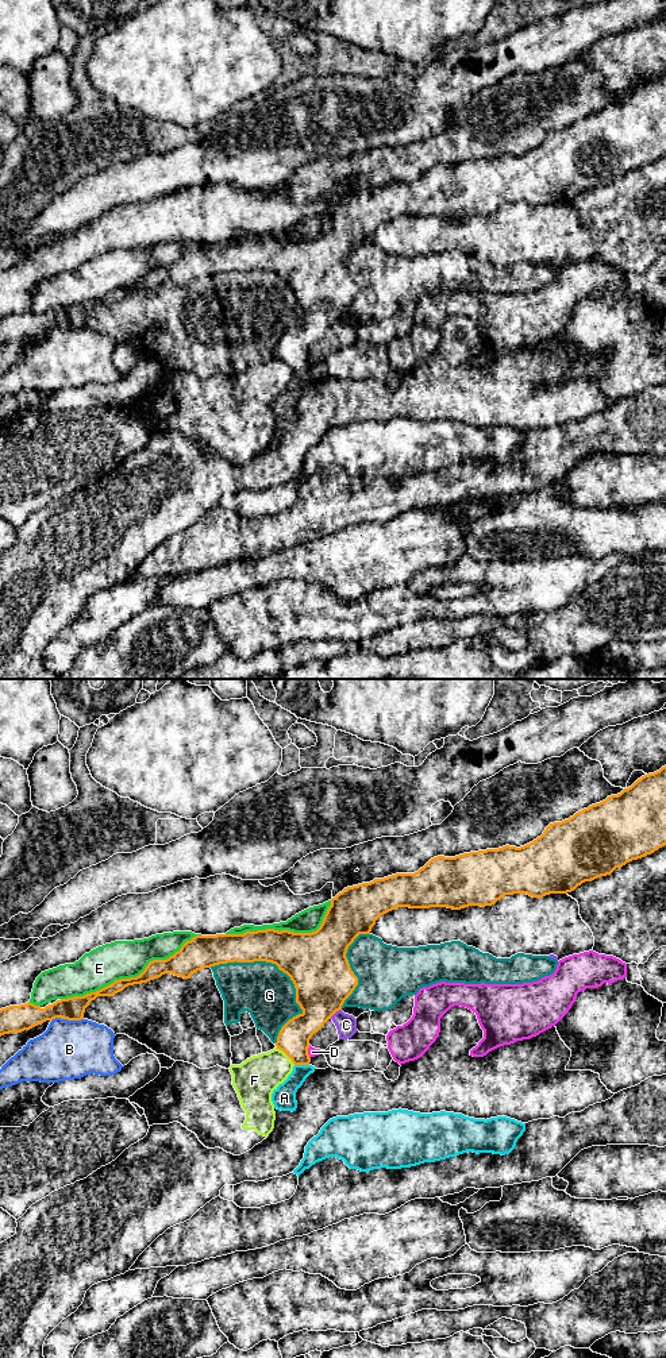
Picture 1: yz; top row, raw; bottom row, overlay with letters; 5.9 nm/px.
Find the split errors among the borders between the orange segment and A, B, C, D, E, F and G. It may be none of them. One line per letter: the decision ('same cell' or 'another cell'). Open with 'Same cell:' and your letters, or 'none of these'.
Same cell: none of these
A: another cell
B: another cell
C: another cell
D: another cell
E: another cell
F: another cell
G: another cell

